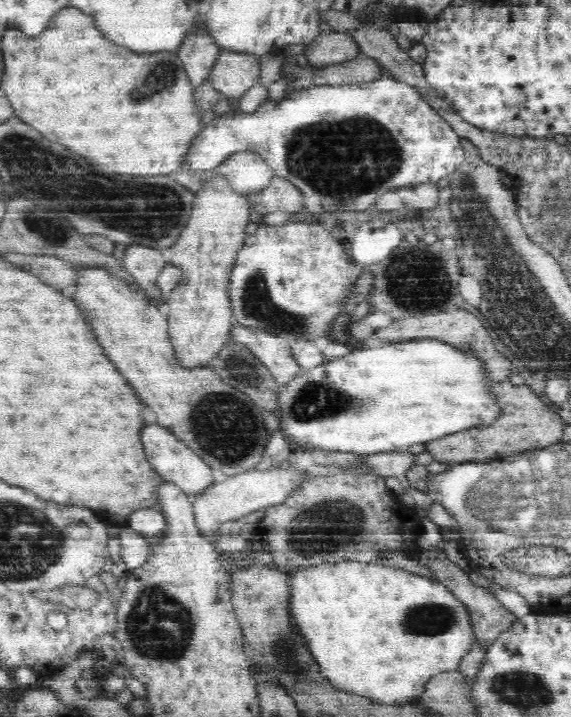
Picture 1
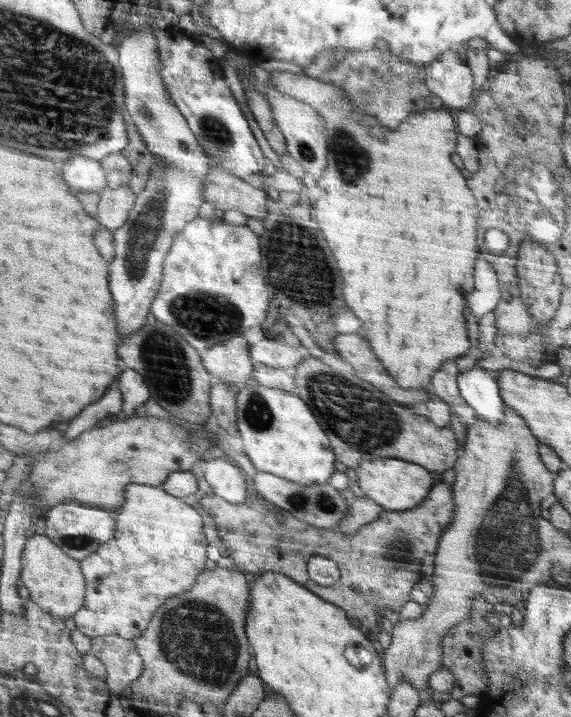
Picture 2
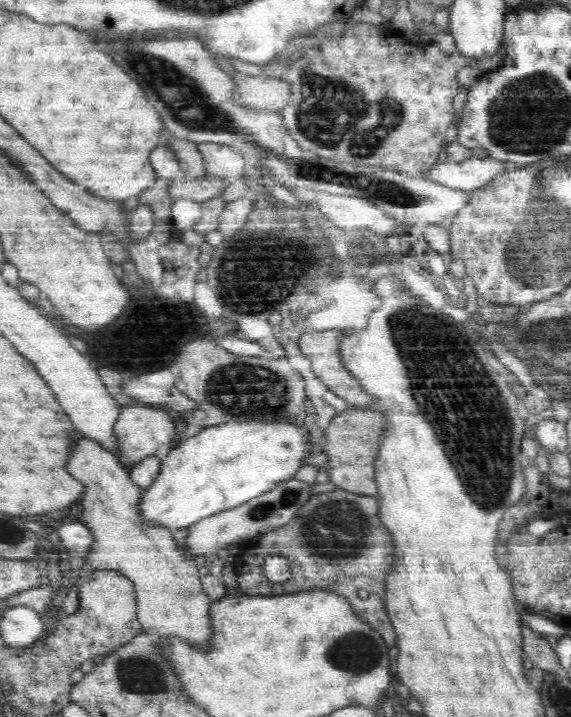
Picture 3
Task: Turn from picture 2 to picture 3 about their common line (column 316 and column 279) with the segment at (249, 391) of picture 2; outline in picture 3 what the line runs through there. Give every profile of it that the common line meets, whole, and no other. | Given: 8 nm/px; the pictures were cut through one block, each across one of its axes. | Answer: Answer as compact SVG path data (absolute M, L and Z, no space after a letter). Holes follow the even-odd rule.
M228 422L212 428L204 428L196 436L176 443L166 458L159 462L157 477L148 488L143 489L141 496L141 518L148 523L157 523L168 529L180 530L189 528L196 522L214 516L223 510L240 506L252 498L256 498L276 484L292 479L294 472L302 466L302 458L312 450L310 442L306 442L308 432L300 430L294 424L284 422Z

